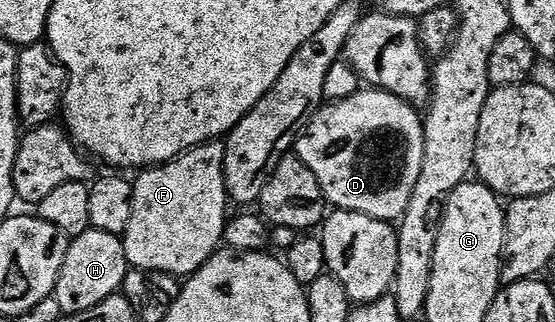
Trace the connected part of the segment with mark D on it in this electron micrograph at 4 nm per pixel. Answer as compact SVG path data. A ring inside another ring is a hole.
M361 88L337 102L328 102L312 115L308 125L296 138L294 153L318 176L325 203L338 210L349 210L395 223L406 212L418 172L422 172L424 155L424 124L422 114L413 103L402 100L385 90Z

